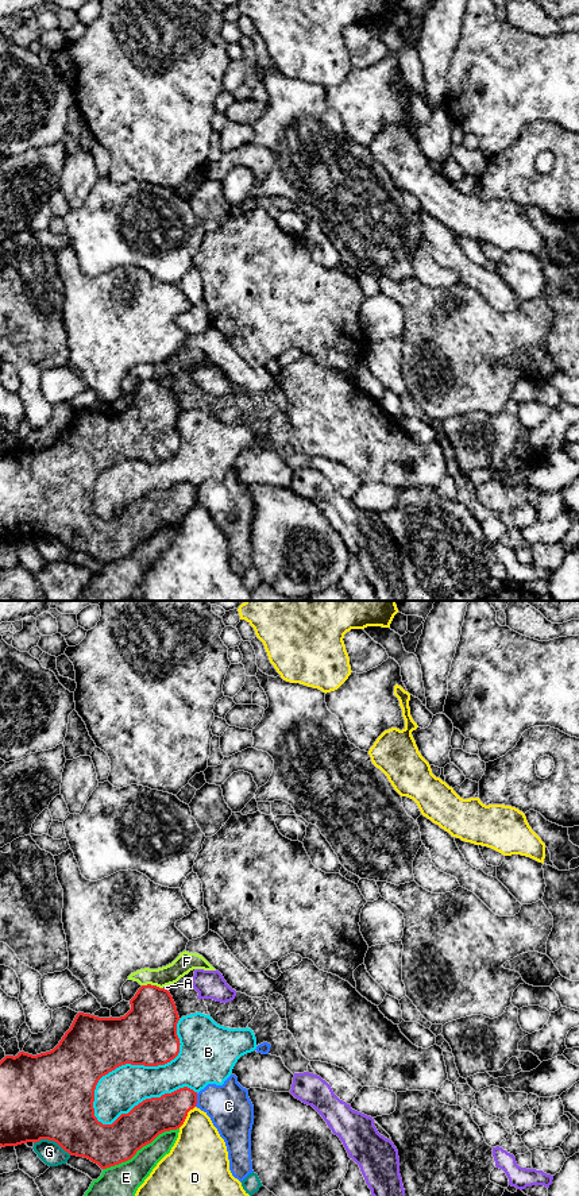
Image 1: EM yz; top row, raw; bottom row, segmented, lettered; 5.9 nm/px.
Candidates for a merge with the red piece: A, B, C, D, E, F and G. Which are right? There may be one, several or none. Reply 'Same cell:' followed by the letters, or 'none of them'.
Same cell: none of them

